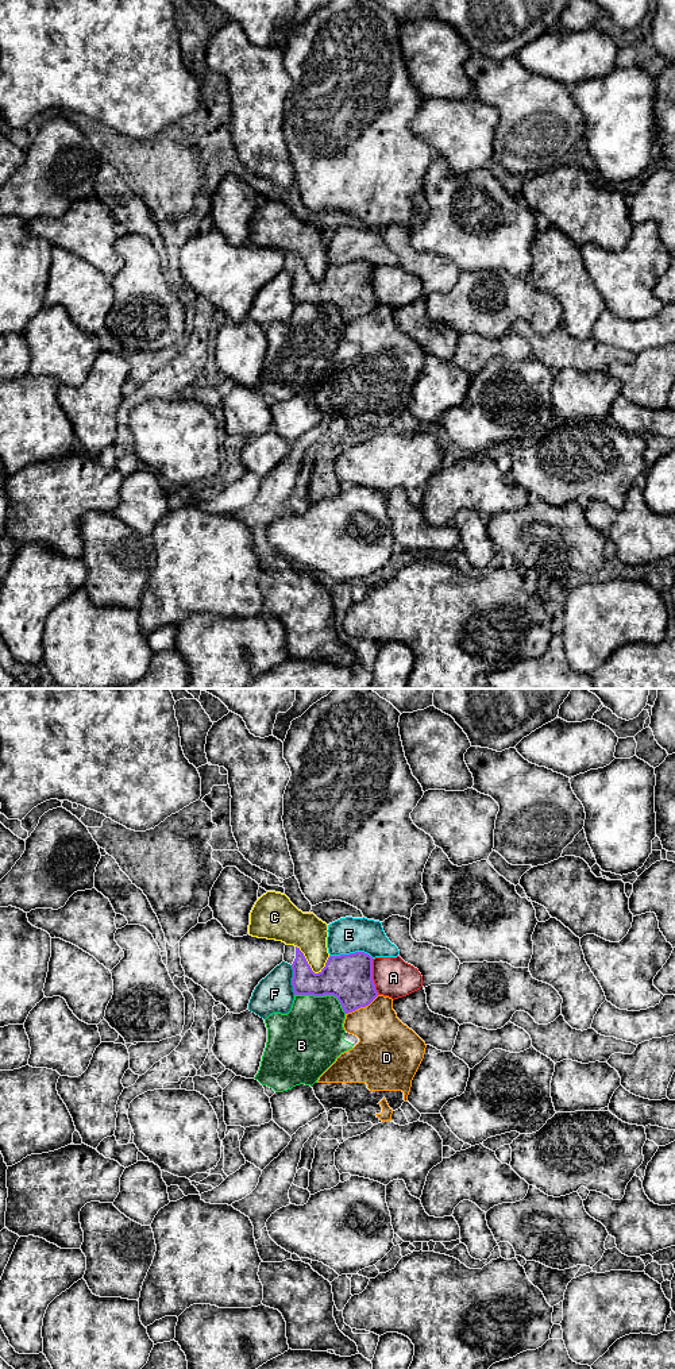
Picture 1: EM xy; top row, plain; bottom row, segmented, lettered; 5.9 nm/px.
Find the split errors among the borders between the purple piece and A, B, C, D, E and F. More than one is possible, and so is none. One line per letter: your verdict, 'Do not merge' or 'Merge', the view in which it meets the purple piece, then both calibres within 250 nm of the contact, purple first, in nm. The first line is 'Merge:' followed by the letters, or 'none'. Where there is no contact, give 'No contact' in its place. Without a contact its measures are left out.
Merge: none
A: Do not merge. Touches purple in xy. Thickness 280 nm (purple) against 240 nm
B: Do not merge. Touches purple in xy. Thickness 280 nm (purple) against 380 nm
C: Do not merge. Touches purple in xy. Thickness 260 nm (purple) against 220 nm
D: Do not merge. Touches purple in xy. Thickness 280 nm (purple) against 300 nm
E: Do not merge. Touches purple in xy. Thickness 280 nm (purple) against 220 nm
F: Do not merge. Touches purple in xy. Thickness 190 nm (purple) against 220 nm

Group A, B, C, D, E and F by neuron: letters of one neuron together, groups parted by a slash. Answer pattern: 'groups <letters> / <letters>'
groups A / B / C / D / E / F

